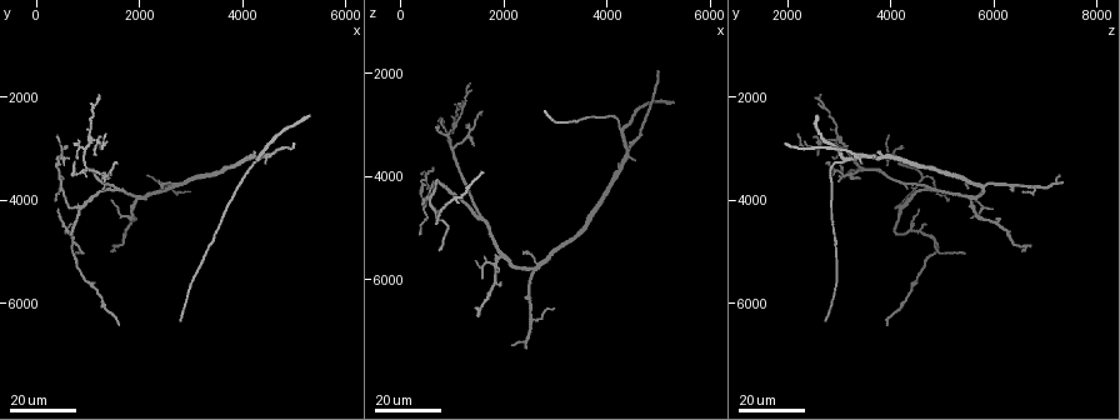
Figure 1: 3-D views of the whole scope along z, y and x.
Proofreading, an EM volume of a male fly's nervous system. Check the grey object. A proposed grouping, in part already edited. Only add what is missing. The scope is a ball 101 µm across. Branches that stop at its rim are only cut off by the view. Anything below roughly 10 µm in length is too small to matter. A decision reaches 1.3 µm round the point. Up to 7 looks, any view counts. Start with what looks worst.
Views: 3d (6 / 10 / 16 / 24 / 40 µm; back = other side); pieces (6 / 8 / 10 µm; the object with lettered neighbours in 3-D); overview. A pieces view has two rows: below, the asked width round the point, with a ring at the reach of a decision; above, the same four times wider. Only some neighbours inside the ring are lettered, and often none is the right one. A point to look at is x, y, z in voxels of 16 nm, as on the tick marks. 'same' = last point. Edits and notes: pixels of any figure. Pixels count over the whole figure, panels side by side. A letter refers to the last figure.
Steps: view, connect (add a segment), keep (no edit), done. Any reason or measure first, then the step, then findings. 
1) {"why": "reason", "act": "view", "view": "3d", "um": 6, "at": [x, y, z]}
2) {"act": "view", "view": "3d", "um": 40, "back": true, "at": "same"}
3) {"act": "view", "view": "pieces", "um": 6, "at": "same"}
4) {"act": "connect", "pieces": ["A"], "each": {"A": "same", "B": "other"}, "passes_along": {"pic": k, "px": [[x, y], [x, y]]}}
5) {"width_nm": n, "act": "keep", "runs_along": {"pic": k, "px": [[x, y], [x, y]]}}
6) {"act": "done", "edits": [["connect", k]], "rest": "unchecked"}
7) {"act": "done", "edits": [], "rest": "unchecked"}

{"why": "tapers out", "act": "view", "view": "3d", "um": 16, "at": [1550, 4200, 5950]}

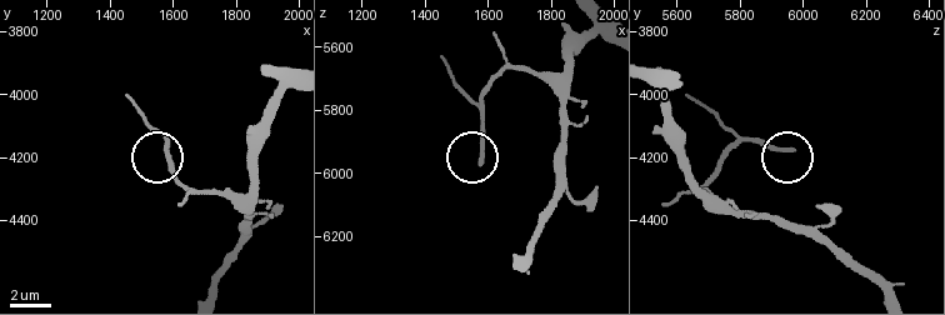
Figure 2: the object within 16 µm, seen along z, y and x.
{"act": "view", "view": "pieces", "um": 10, "at": [1580, 4180, 5970]}

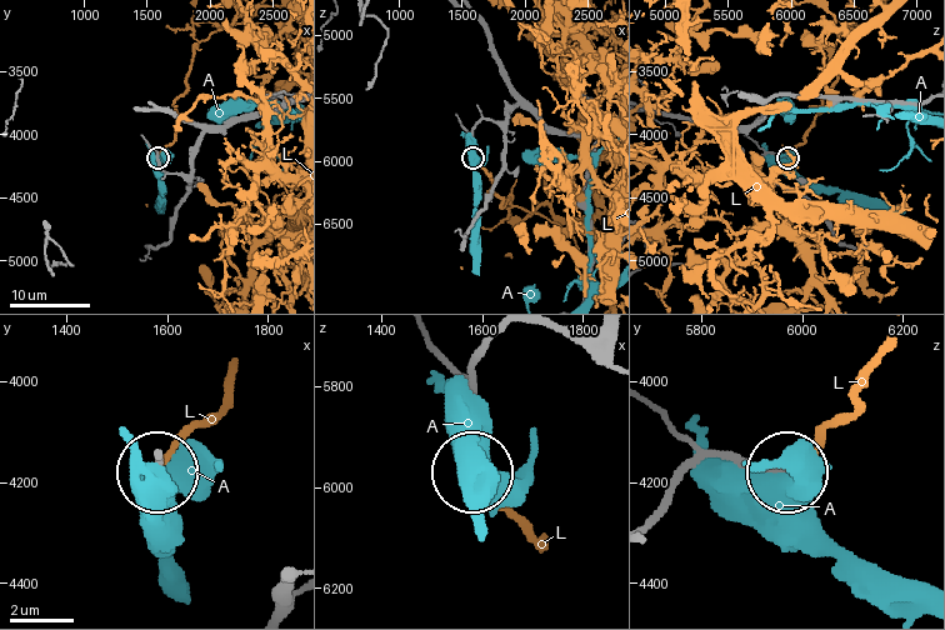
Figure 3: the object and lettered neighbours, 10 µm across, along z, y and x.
{"act": "keep", "each": {"A": "other", "L": "other"}, "found": "no lettered segment goes on from it"}

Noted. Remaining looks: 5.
{"why": "free end", "act": "view", "view": "3d", "um": 16, "at": [600, 2950, 4200]}

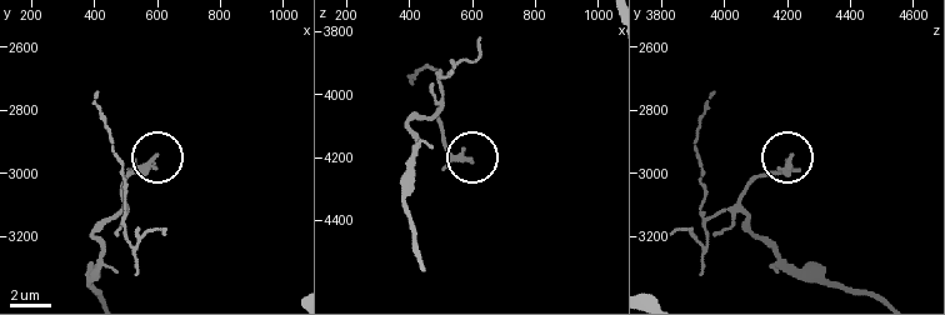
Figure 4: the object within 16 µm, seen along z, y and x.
{"act": "view", "view": "pieces", "um": 6, "at": [600, 2960, 4210]}

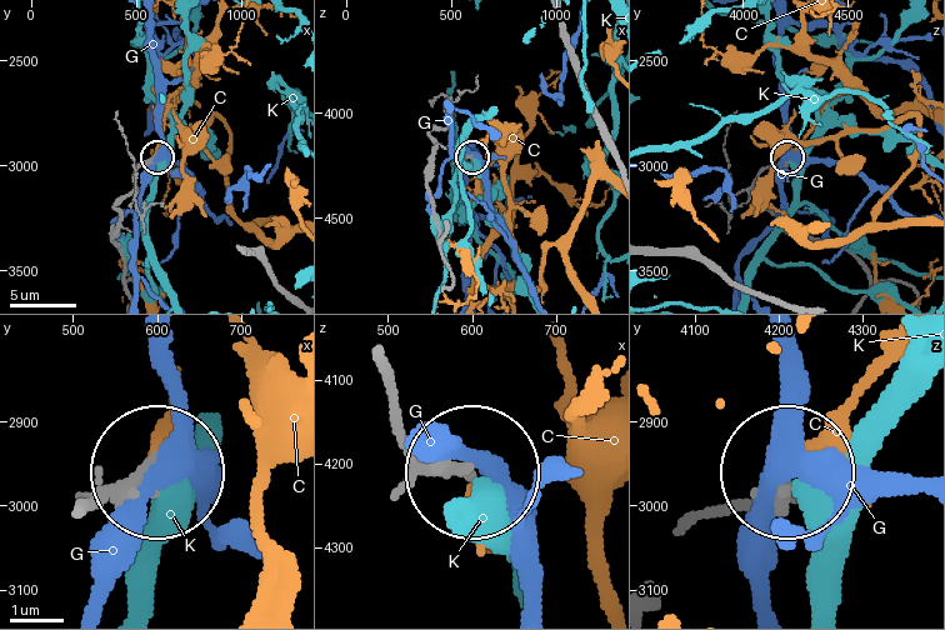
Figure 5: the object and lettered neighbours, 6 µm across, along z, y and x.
{"width_nm": 220, "act": "keep", "each": {"C": "other", "G": "other", "K": "other"}, "found": "no lettered segment goes on from it"}

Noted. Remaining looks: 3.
{"why": "thick end", "act": "view", "view": "3d", "um": 24, "at": [350, 4000, 5100]}

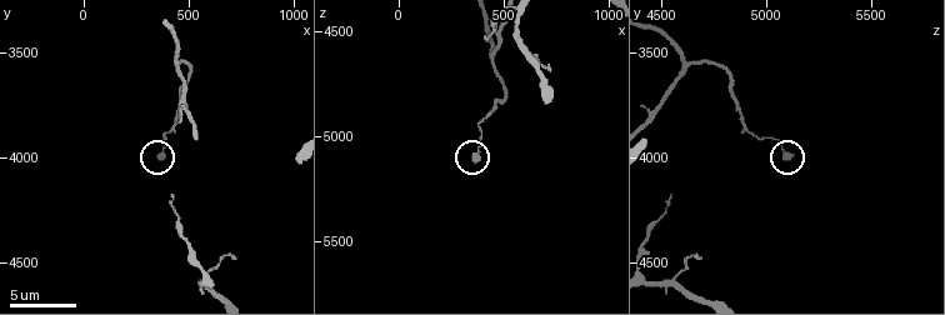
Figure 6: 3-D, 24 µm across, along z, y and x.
{"why": "what lies round it", "act": "view", "view": "pieces", "um": 8, "at": [360, 3990, 5100]}

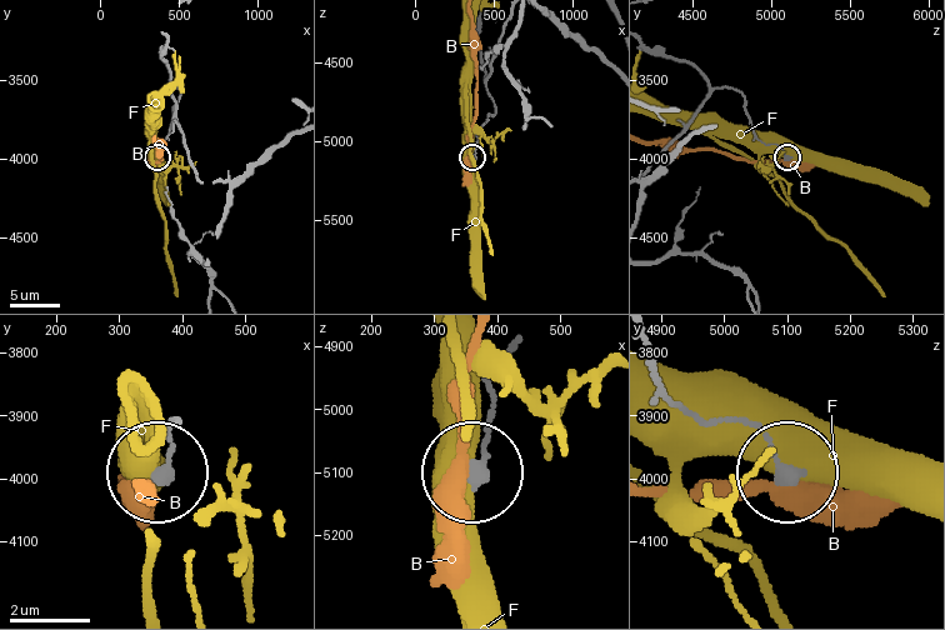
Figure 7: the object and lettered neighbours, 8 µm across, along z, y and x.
{"act": "keep", "each": {"B": "other", "F": "other"}, "runs_along": {"pic": 7, "px": [[650, 376], [688, 410], [748, 420], [785, 464]]}, "found": "none of them fits"}

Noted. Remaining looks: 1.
{"act": "done", "edits": [], "rest": "unchecked"}

